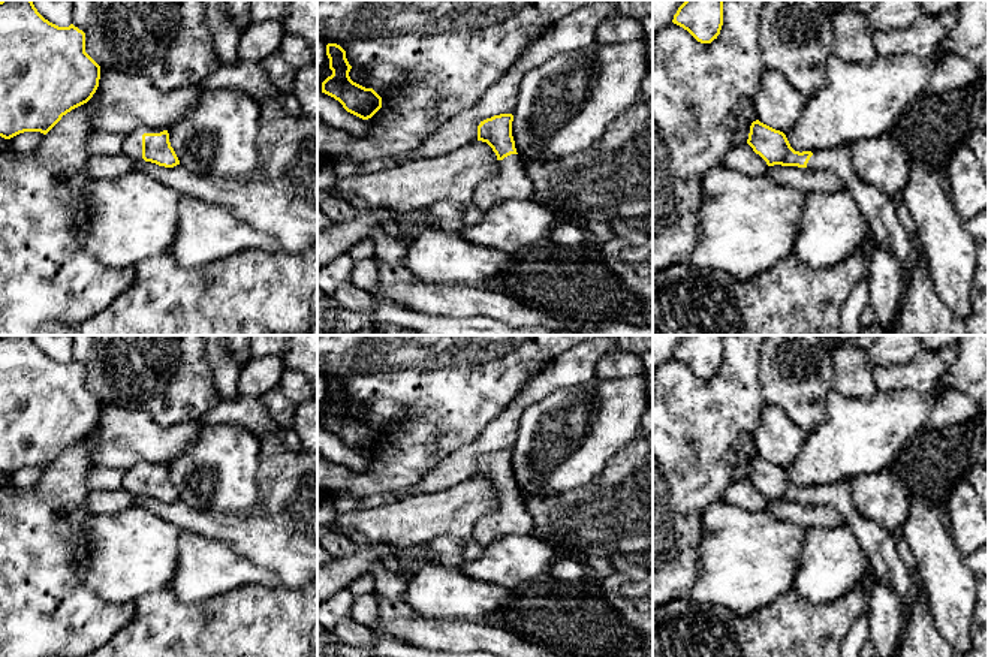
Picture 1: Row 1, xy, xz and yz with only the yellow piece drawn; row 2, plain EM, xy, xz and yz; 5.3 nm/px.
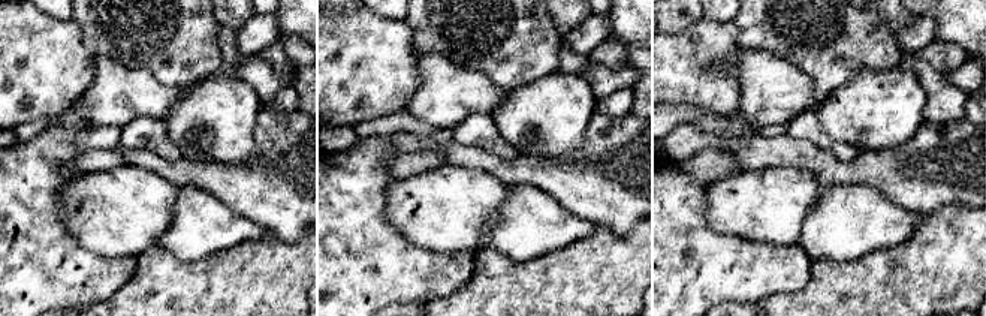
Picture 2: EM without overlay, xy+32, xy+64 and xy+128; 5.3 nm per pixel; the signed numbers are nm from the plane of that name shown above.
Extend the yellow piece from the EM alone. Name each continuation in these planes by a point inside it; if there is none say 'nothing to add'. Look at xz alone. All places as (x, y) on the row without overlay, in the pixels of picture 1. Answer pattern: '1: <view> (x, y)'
1: xz (512, 517)

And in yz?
1: yz (885, 564)

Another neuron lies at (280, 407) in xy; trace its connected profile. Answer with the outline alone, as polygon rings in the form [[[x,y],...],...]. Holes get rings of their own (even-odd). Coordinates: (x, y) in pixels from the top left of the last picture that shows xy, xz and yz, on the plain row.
[[[278,386],[265,392],[259,400],[275,419],[280,430],[287,430],[292,427],[296,406],[283,394]]]

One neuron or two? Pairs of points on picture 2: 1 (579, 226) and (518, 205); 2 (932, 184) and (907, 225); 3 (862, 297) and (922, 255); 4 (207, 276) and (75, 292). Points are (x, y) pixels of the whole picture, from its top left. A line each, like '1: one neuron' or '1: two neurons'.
1: one neuron
2: two neurons
3: one neuron
4: two neurons

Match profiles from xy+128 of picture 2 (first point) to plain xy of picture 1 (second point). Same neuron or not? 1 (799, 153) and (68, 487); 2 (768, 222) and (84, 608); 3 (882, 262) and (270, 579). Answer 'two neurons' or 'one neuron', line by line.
1: two neurons
2: two neurons
3: two neurons

